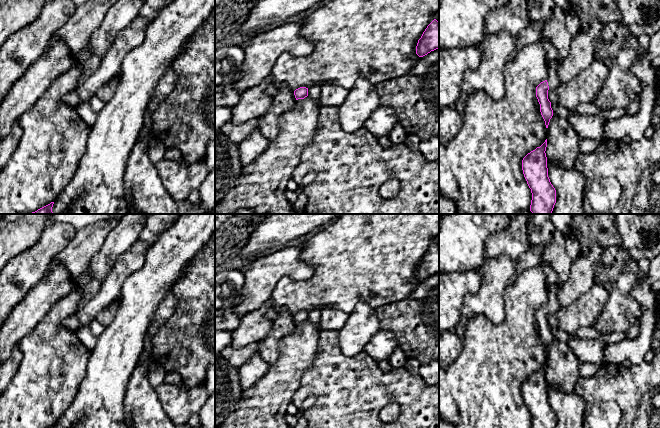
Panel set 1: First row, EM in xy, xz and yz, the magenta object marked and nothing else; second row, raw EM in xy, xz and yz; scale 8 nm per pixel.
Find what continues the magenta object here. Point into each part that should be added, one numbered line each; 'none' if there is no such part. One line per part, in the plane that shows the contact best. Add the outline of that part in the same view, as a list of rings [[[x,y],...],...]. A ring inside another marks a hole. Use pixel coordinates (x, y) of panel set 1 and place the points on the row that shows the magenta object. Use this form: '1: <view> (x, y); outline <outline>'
1: yz (553, 81); outline [[[557,61],[553,64],[549,64],[548,65],[548,78],[547,78],[547,82],[548,82],[548,86],[549,86],[549,90],[555,89],[559,84],[559,78],[557,75],[557,69],[559,66],[559,62]]]

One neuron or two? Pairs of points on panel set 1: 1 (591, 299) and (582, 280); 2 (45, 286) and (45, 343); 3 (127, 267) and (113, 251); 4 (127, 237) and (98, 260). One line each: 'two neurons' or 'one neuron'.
1: two neurons
2: two neurons
3: two neurons
4: one neuron

